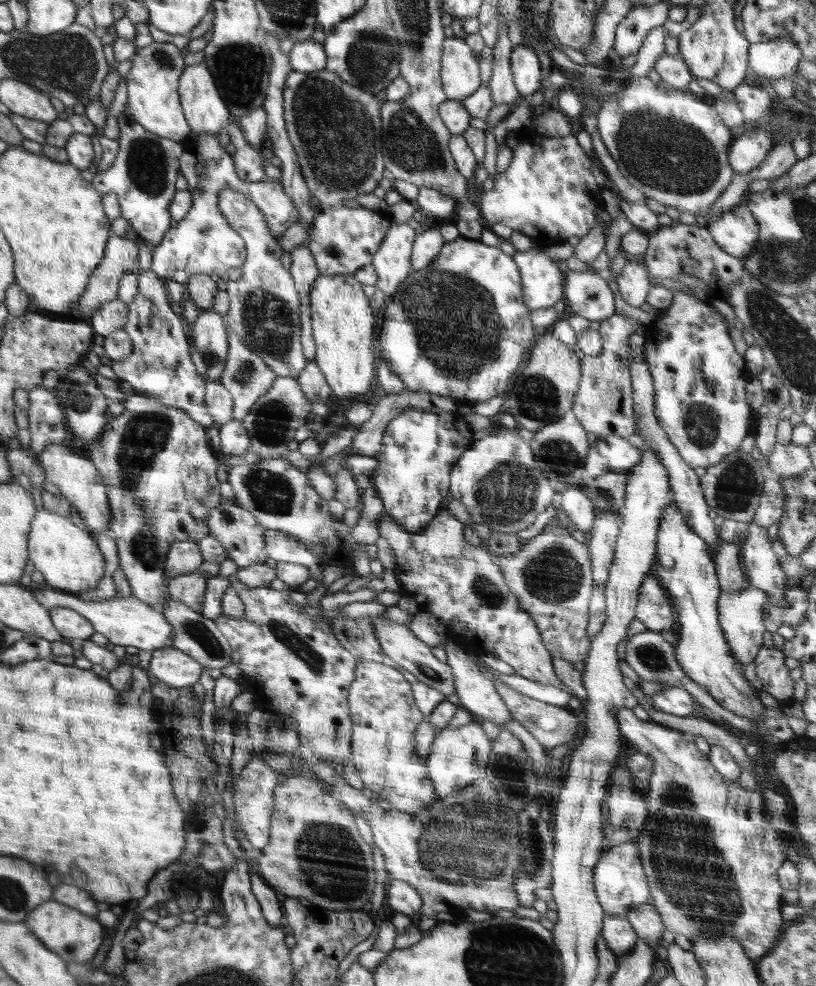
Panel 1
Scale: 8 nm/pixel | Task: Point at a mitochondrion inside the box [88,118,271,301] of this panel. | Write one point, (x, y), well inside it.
(147, 161)

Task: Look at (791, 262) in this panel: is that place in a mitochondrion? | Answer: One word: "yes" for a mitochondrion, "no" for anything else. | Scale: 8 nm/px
yes

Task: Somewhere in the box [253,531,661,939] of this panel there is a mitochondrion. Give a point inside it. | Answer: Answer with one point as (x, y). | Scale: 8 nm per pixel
(444, 851)

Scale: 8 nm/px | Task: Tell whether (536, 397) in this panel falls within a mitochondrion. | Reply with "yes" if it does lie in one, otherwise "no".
yes

